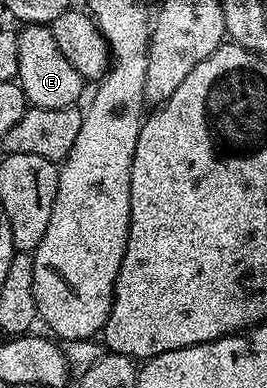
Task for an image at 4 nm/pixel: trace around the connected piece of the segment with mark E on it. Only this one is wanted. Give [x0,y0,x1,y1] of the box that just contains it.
[16,24,87,108]

